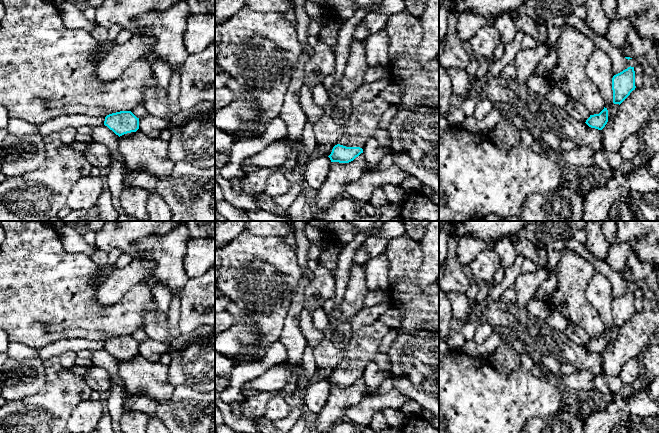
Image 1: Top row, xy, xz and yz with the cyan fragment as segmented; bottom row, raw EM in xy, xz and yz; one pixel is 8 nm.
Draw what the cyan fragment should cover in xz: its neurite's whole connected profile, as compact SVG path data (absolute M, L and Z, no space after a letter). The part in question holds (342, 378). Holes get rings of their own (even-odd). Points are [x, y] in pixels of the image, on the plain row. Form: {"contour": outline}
{"contour": "M376 320L353 331L344 359L328 380L331 386L349 387L363 377L366 366L374 361L383 337L390 327Z"}

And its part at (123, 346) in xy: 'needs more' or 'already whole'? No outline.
needs more

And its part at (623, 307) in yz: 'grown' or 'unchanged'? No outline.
unchanged

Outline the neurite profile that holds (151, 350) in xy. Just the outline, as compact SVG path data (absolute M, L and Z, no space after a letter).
M147 338L139 343L139 354L151 363L160 362L161 355L168 349L166 342Z

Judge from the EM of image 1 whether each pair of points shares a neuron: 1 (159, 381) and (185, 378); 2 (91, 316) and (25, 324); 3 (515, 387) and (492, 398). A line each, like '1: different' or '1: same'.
1: different
2: same
3: same

